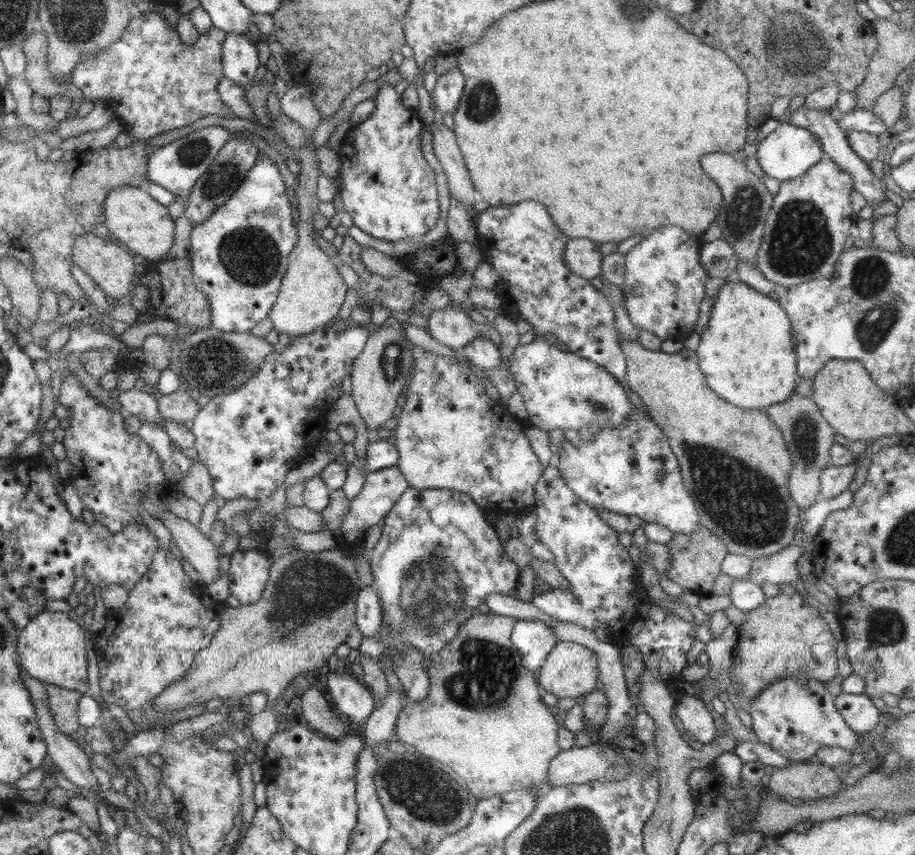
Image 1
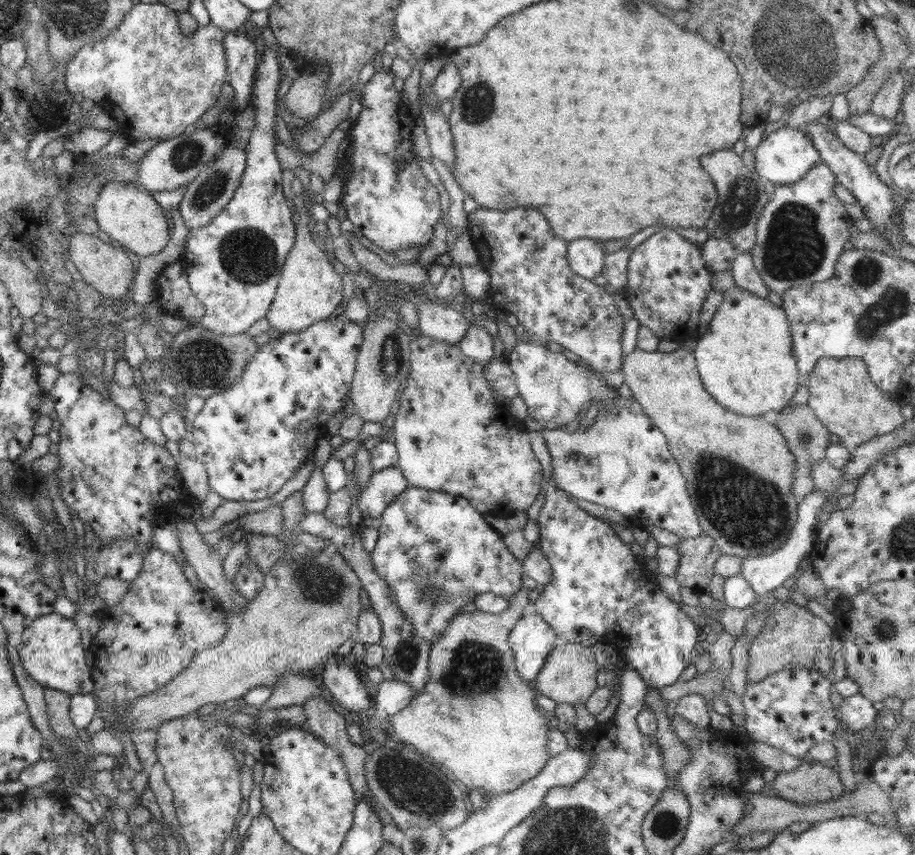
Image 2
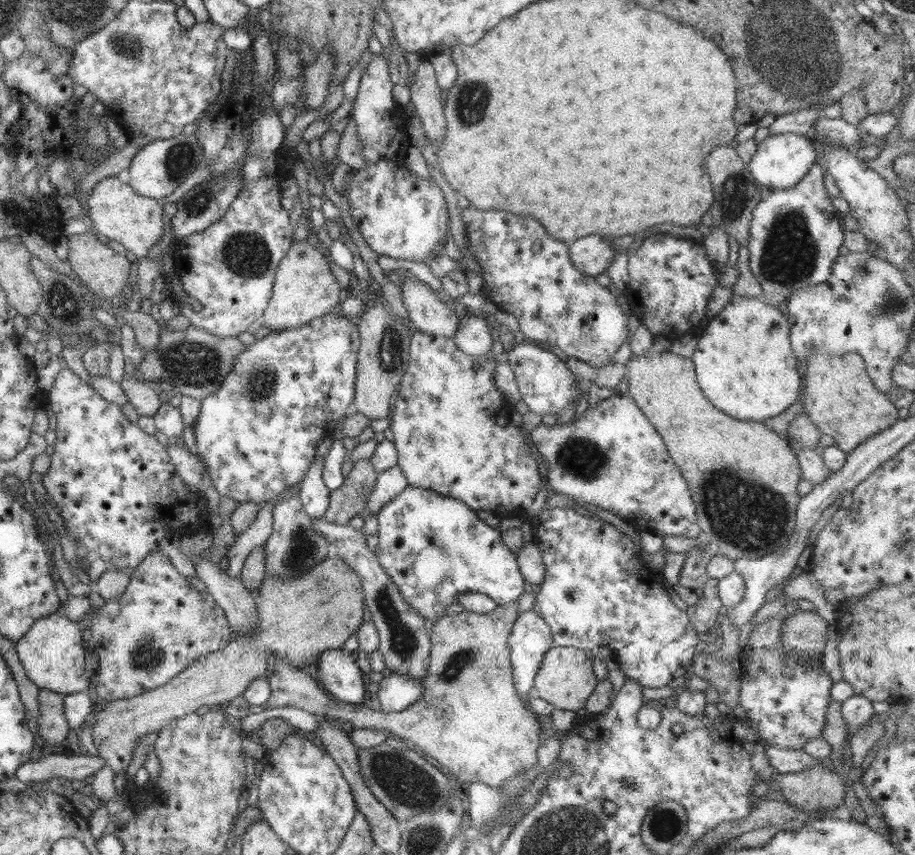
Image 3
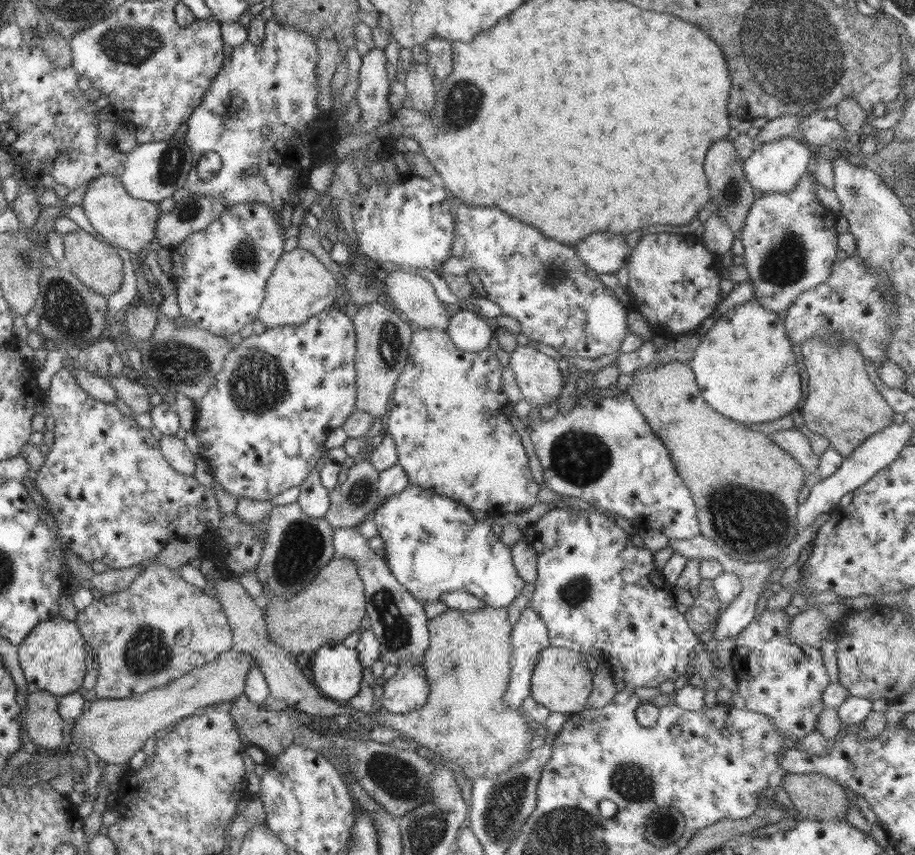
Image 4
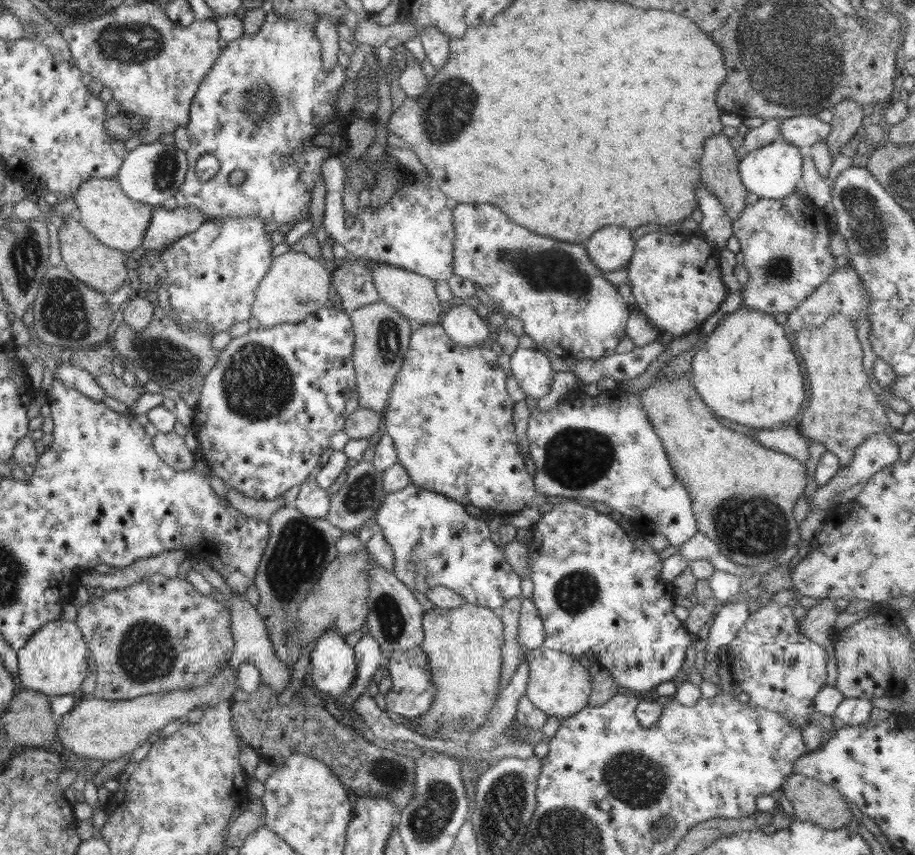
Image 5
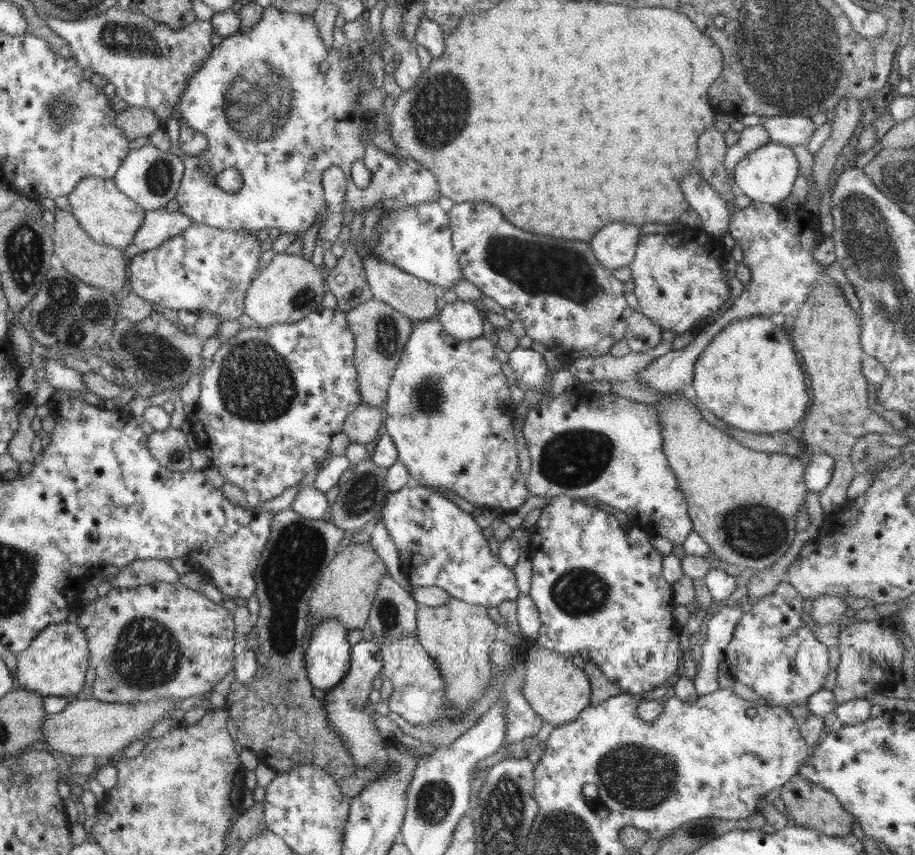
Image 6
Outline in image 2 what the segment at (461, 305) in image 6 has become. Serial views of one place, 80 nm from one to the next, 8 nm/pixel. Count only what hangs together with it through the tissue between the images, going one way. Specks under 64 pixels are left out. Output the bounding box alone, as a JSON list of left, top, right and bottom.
[457,323,494,366]

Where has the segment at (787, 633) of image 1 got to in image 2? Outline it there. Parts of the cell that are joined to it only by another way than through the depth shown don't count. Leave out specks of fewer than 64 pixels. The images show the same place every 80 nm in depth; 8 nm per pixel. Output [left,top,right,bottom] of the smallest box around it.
[747,599,835,683]

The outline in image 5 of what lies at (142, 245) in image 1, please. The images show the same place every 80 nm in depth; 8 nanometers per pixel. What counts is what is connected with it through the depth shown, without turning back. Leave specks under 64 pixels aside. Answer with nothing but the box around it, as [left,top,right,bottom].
[74,178,153,253]

